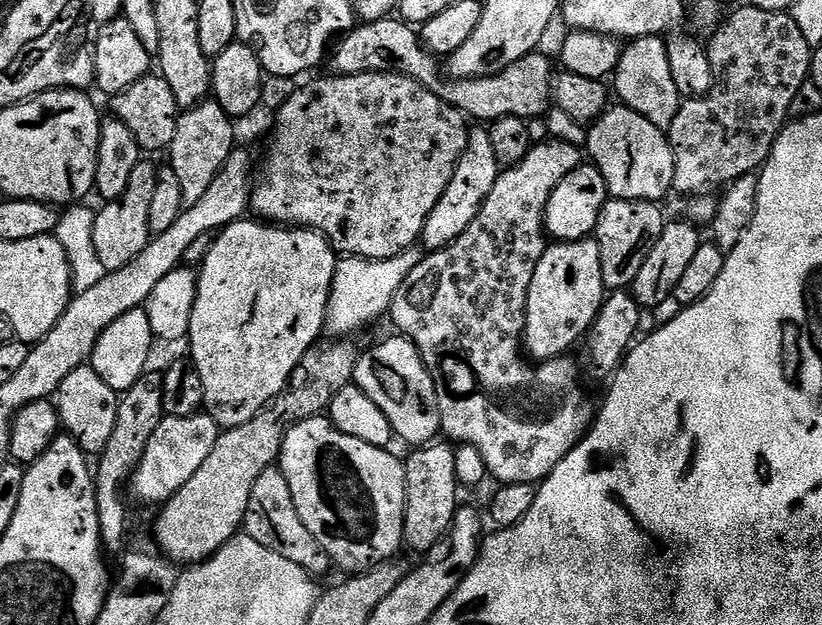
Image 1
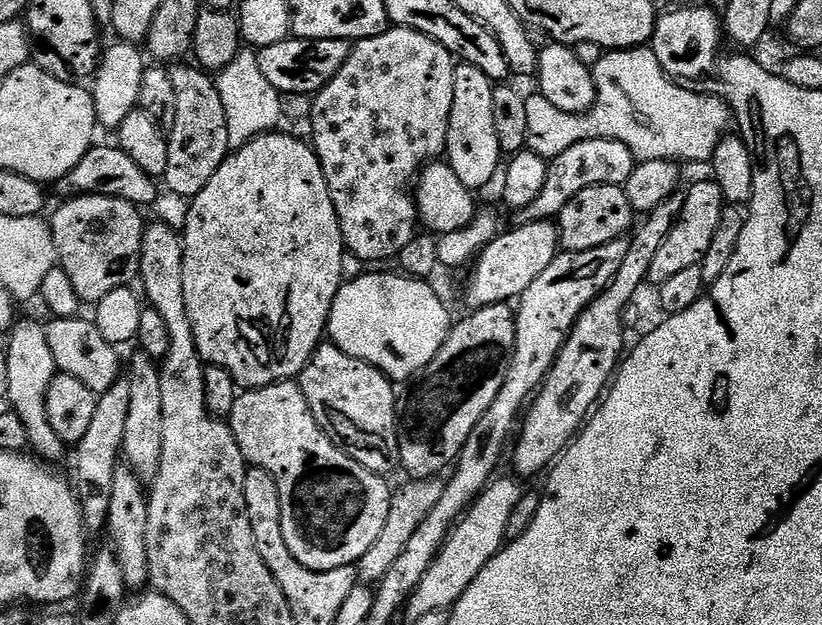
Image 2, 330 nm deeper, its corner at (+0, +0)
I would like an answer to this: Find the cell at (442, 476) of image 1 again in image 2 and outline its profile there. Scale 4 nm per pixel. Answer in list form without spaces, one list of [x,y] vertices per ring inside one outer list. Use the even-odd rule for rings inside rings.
[[[491,304],[485,308],[475,309],[465,320],[460,320],[451,325],[446,342],[442,346],[442,350],[438,350],[438,354],[434,354],[434,358],[428,365],[407,381],[405,392],[399,393],[396,402],[396,433],[398,434],[398,450],[400,451],[400,468],[408,471],[409,477],[426,480],[436,478],[441,475],[440,471],[451,469],[456,463],[456,459],[460,457],[460,452],[466,446],[466,438],[470,438],[470,434],[474,434],[474,426],[478,426],[478,422],[482,422],[482,414],[486,414],[486,410],[490,410],[490,402],[494,402],[494,398],[498,398],[498,390],[502,390],[502,382],[506,382],[506,374],[510,370],[510,362],[514,358],[514,346],[516,345],[516,313],[508,304]]]

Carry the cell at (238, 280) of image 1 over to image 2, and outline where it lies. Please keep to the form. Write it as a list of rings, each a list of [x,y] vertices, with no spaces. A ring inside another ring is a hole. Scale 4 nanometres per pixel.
[[[273,130],[267,136],[259,136],[246,146],[235,149],[218,166],[218,174],[206,182],[206,186],[194,197],[191,197],[188,217],[182,227],[184,242],[184,265],[182,266],[182,290],[186,298],[186,314],[190,314],[190,326],[194,330],[194,342],[198,346],[198,354],[205,365],[222,366],[222,370],[230,370],[237,385],[241,389],[264,388],[267,384],[277,384],[283,380],[296,380],[300,372],[307,366],[308,359],[320,347],[326,336],[330,310],[334,306],[334,298],[338,294],[344,280],[342,274],[342,258],[345,254],[344,239],[340,229],[340,219],[334,210],[334,202],[330,198],[328,183],[316,157],[316,149],[311,143],[299,140],[296,136],[287,136],[281,130]]]

